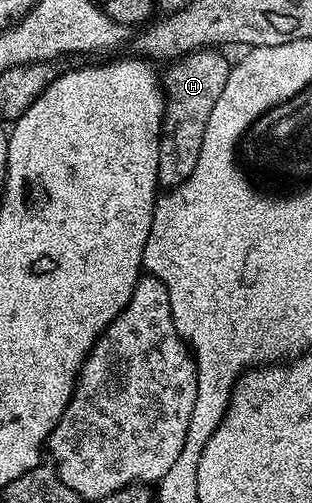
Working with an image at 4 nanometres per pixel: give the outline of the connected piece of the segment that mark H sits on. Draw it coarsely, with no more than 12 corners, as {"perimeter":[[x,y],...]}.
{"perimeter":[[214,48],[161,75],[166,99],[159,179],[196,168],[208,116],[232,80]]}

